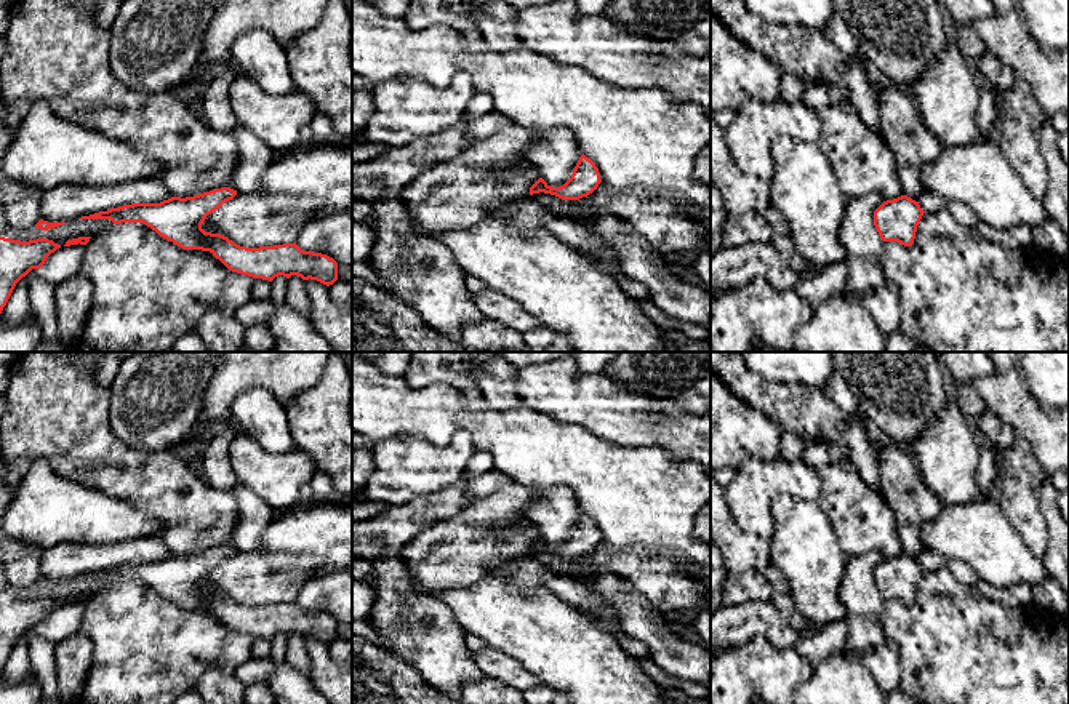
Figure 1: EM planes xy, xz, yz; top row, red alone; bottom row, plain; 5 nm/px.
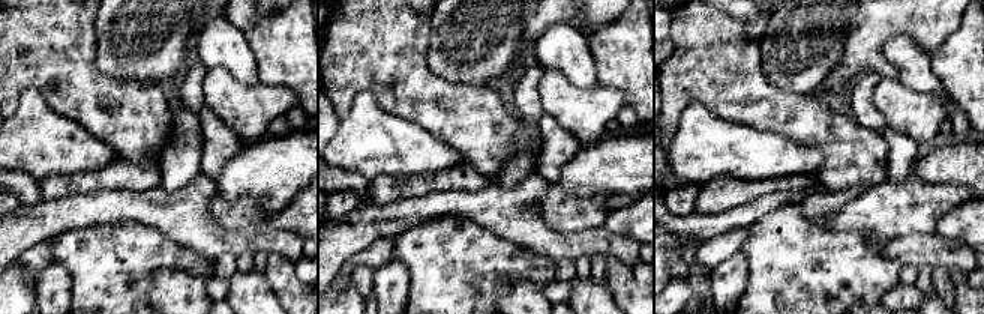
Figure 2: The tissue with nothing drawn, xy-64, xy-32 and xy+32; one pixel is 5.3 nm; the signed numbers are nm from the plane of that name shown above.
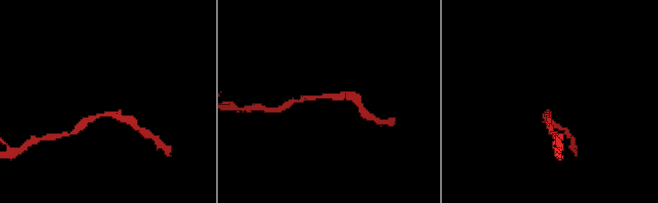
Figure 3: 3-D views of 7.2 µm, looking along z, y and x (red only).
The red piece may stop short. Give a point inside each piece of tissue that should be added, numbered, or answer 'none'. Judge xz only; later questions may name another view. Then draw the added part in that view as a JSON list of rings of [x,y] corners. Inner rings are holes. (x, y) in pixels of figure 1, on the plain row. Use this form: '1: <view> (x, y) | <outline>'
none

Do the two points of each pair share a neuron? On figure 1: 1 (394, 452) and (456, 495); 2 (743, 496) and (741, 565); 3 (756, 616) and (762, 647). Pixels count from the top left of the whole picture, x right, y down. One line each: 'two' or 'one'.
1: two
2: two
3: two

